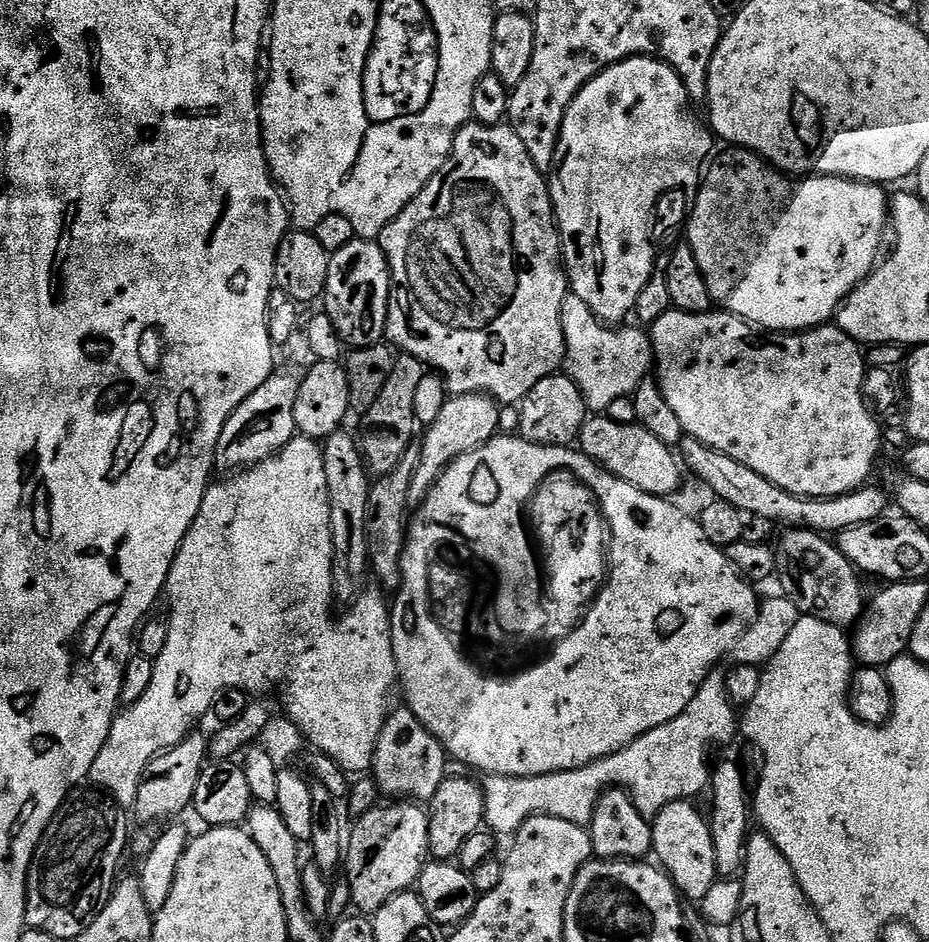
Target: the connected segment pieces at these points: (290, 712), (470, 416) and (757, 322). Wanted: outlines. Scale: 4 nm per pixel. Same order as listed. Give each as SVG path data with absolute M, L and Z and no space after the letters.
M299 434L293 436L292 440L288 443L284 449L280 452L274 453L270 458L266 458L260 464L254 464L251 468L243 469L235 474L229 475L227 478L220 478L217 482L209 483L208 489L204 492L202 498L202 506L198 510L198 514L194 518L194 522L190 526L190 530L186 534L186 538L182 542L182 546L176 551L176 557L174 562L170 566L170 574L168 575L168 582L166 585L166 600L172 603L172 609L166 613L166 619L168 622L168 633L166 634L166 646L162 650L162 654L155 657L154 660L154 678L150 678L150 686L146 686L146 694L142 694L142 698L138 698L138 702L127 705L115 718L112 720L112 729L110 734L106 738L106 742L102 746L102 750L98 754L98 758L94 758L94 766L90 773L90 780L97 789L103 790L107 795L111 796L117 804L120 805L121 809L131 809L134 798L138 794L138 786L140 785L140 779L144 776L146 766L150 766L150 762L157 754L164 752L167 748L174 747L178 742L182 742L185 737L188 736L189 732L193 731L197 727L196 724L205 715L209 715L212 707L212 699L214 694L218 694L218 690L226 690L227 688L238 688L243 692L249 694L255 694L255 692L264 692L267 688L272 688L275 684L280 684L285 680L286 683L292 684L292 696L288 696L284 700L284 708L288 720L292 721L297 728L300 729L300 735L303 737L308 744L312 743L311 747L318 752L324 752L330 758L334 758L334 762L338 762L340 767L349 774L364 774L371 769L372 759L374 758L374 750L376 749L376 743L378 742L378 734L382 730L384 725L384 719L388 717L390 711L390 703L388 704L388 691L394 688L397 683L398 677L396 675L396 663L394 662L394 650L392 649L392 618L390 615L389 605L384 604L385 597L381 595L379 591L371 592L371 590L365 590L360 593L359 598L351 605L350 610L340 621L336 621L332 617L332 604L334 605L334 597L332 594L332 535L330 534L330 498L328 497L328 487L326 486L326 466L324 465L324 449L317 441L311 440L308 436L301 436Z
M470 392L461 396L449 395L438 418L434 418L434 422L427 425L425 432L428 433L424 436L424 444L419 445L420 461L408 487L409 501L423 500L429 490L436 485L437 478L452 465L453 460L482 446L497 435L499 413L497 401L490 396L485 396L483 392Z
M737 147L724 151L728 152L722 153L720 157L717 155L707 165L700 186L694 193L686 219L686 229L688 228L686 243L694 250L694 258L698 258L698 270L702 270L702 278L706 282L708 292L712 295L713 305L772 334L795 334L807 332L809 328L827 325L835 317L844 299L863 282L864 277L873 268L877 267L876 255L879 254L880 243L884 240L884 228L886 232L890 224L889 193L884 193L887 191L881 185L869 184L867 180L847 180L841 176L793 178L781 172L779 168L772 167L768 161L761 160L754 152Z

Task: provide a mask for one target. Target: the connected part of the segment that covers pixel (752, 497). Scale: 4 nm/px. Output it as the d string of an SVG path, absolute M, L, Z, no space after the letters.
M689 435L681 439L678 456L683 467L687 471L689 468L713 492L711 495L715 499L725 500L741 514L747 514L749 517L757 516L760 520L773 520L776 524L784 524L783 526L799 526L821 534L838 534L847 528L874 522L878 517L885 515L890 508L889 493L887 496L882 489L868 488L869 486L861 486L854 492L831 498L795 496L774 486L774 482L762 478L758 470L750 470L750 466L742 466L742 462L698 442Z

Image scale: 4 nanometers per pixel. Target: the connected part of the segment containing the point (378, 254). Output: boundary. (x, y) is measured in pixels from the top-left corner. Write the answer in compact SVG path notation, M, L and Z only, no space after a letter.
M359 238L351 240L346 246L342 246L342 250L331 253L332 261L330 262L330 274L326 278L326 286L324 287L324 294L322 297L323 311L328 313L330 322L334 322L334 330L338 330L340 339L344 341L345 345L351 346L353 349L369 348L371 344L379 344L385 339L386 329L388 326L388 299L392 293L392 273L388 270L388 259L386 254L380 248L376 240L361 240Z

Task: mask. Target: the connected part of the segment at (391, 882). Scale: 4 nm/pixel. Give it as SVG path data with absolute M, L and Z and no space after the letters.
M397 799L395 802L380 802L366 814L355 817L353 826L346 836L346 851L342 861L343 879L350 886L352 904L361 913L375 914L390 898L399 892L409 891L420 879L428 850L428 813L419 803Z

